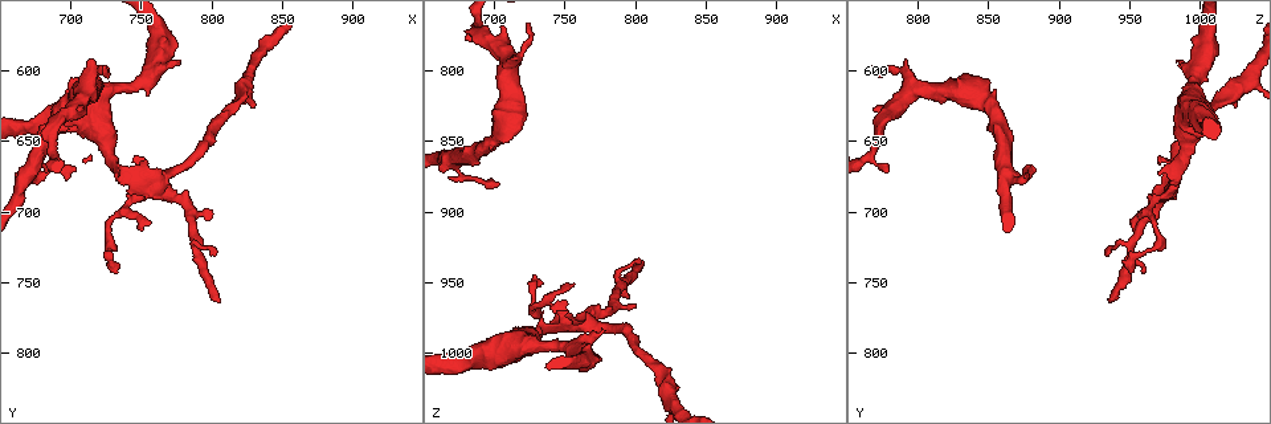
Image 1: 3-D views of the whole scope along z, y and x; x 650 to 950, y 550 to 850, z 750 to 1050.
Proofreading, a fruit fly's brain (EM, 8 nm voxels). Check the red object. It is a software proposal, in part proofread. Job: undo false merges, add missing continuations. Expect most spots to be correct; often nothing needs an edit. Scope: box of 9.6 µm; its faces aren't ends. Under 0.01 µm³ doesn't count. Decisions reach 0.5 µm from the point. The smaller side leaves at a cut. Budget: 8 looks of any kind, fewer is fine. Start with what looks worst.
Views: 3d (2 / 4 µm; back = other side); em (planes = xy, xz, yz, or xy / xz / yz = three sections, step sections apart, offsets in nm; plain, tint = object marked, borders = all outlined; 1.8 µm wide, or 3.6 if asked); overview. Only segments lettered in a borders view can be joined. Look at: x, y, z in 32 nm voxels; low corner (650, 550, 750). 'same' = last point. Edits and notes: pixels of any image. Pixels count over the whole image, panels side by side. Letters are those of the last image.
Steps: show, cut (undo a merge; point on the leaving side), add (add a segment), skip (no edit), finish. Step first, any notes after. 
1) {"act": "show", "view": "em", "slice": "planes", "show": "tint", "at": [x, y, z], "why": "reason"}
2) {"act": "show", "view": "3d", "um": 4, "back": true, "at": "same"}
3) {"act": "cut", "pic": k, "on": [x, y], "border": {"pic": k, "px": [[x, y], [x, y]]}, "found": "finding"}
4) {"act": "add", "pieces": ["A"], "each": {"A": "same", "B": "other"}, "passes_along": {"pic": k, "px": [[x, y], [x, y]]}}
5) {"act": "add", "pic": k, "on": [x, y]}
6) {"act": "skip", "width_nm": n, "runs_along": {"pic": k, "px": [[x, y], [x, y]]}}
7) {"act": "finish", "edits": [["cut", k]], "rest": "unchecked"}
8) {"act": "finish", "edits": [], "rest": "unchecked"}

{"act": "show", "view": "3d", "um": 2, "at": [804, 764, 936], "why": "branch stops here"}

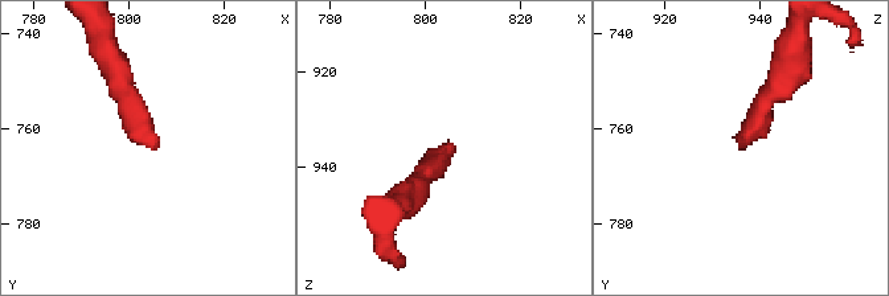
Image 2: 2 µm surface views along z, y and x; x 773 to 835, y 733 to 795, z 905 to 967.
{"act": "show", "view": "em", "slice": "planes", "show": "borders", "at": [805, 763, 936]}

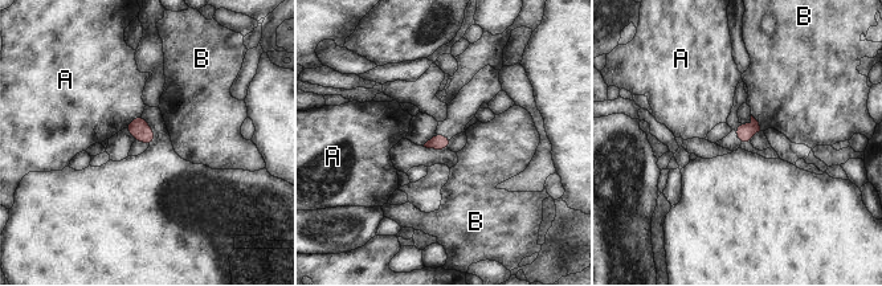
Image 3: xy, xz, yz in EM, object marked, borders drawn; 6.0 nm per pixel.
{"act": "skip", "each": {"A": "other", "B": "other"}, "border": {"pic": 3, "px": [[751, 114], [760, 130]]}, "found": "no lettered segment goes on from it"}

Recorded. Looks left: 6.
{"act": "show", "view": "3d", "um": 2, "back": true, "at": [680, 666, 776], "why": "branch stops here"}

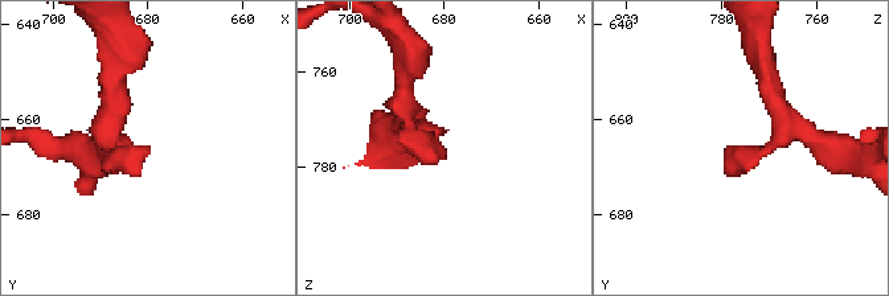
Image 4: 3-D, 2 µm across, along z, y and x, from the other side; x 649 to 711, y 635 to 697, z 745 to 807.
{"act": "show", "view": "em", "slice": "planes", "show": "tint", "at": [679, 666, 778], "arm_widths_nm": [190, 200]}

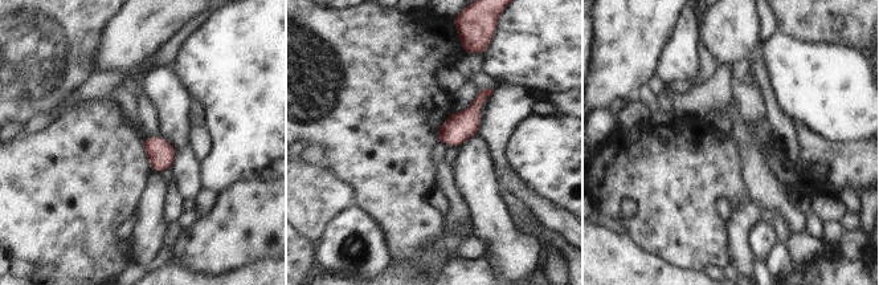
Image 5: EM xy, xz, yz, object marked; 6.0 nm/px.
{"act": "show", "view": "em", "slice": "planes", "show": "borders", "at": "same", "why": "see the neighbours"}

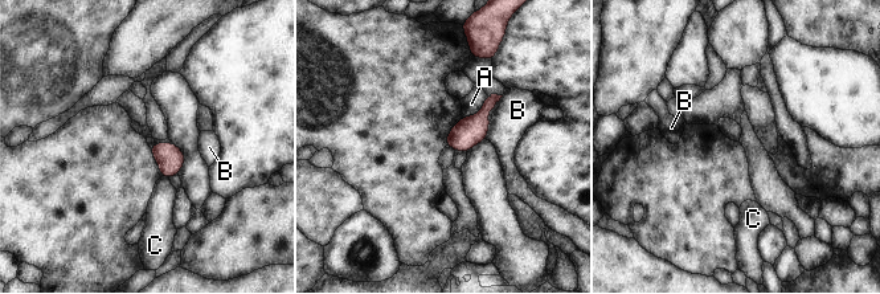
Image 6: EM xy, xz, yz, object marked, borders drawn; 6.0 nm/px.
{"act": "skip", "longest_contact_nm": ["A", 200], "each": {"A": "other", "B": "other", "C": "other"}, "border": {"pic": 6, "px": [[160, 176], [168, 178]]}, "found": "none of them fits"}

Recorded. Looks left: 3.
{"act": "show", "view": "3d", "um": 4, "at": [802, 706, 968], "why": "an open end"}

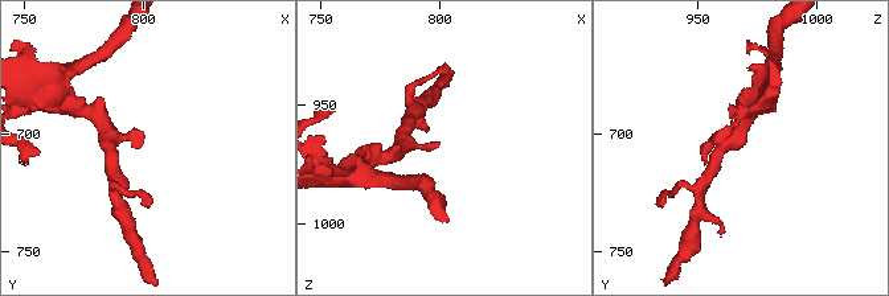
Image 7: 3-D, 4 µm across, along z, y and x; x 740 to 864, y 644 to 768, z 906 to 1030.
{"act": "show", "view": "em", "slice": "planes", "show": "tint", "at": [801, 704, 966]}

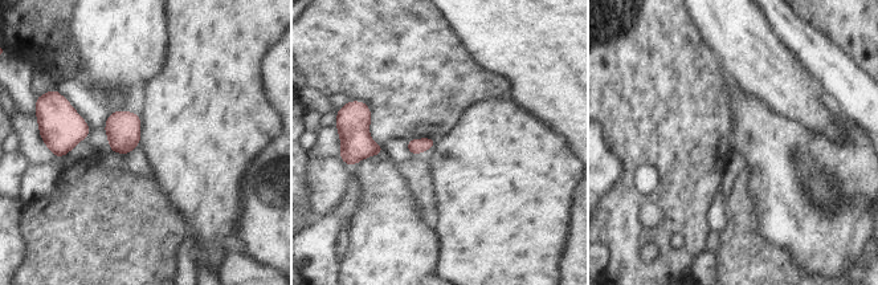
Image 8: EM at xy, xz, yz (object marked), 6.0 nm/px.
{"act": "show", "view": "em", "slice": "planes", "show": "borders", "at": "same", "why": "what lies round it"}

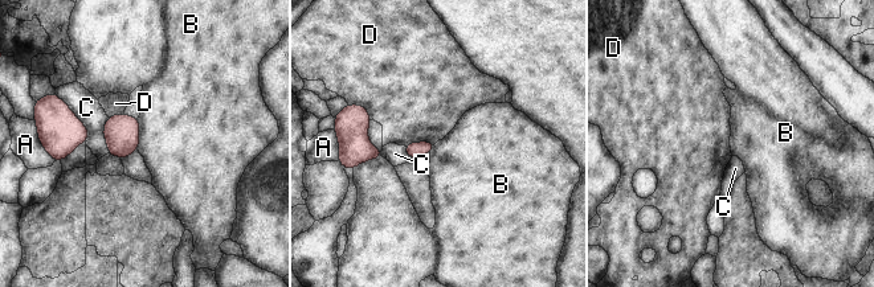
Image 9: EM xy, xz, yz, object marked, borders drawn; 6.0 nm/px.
{"act": "skip", "each": {"A": "other", "B": "other", "C": "other", "D": "other"}, "border": {"pic": 9, "px": [[137, 118], [139, 128], [138, 148]]}, "found": "no lettered segment goes on from it"}

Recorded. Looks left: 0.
{"act": "finish", "edits": [], "rest": "unchecked"}

